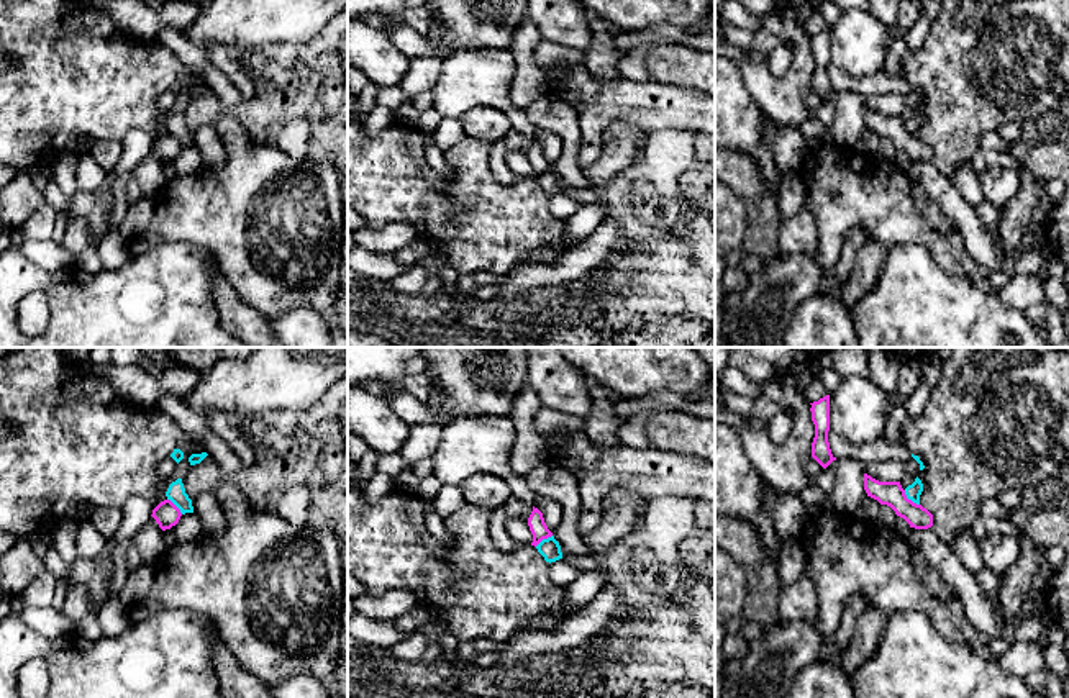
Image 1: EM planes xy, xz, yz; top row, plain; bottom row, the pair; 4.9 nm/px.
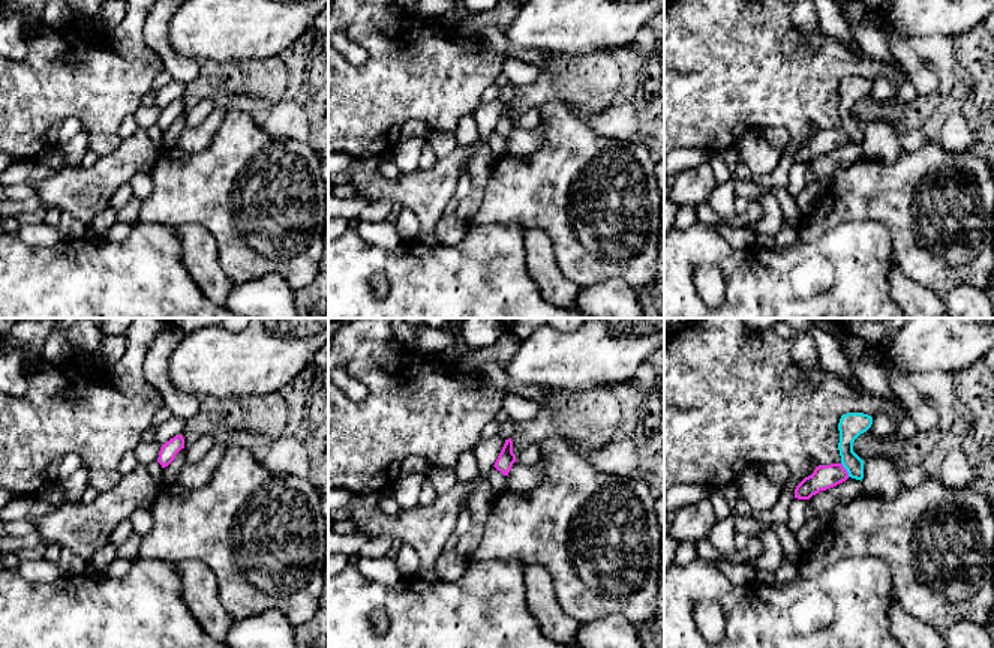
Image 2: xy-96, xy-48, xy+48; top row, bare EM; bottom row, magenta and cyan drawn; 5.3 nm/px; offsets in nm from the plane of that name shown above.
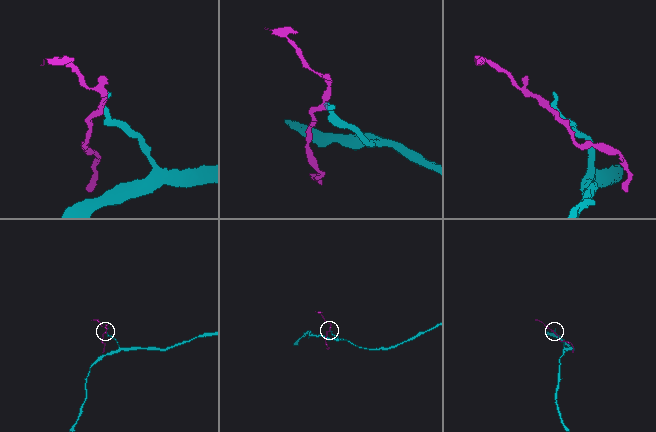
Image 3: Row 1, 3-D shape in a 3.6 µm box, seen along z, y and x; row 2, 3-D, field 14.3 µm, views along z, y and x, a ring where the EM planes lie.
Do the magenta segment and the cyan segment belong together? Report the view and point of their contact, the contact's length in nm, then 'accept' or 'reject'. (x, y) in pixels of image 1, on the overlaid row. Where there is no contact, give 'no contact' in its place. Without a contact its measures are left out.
contact yz (910, 500); length 110 nm; reject

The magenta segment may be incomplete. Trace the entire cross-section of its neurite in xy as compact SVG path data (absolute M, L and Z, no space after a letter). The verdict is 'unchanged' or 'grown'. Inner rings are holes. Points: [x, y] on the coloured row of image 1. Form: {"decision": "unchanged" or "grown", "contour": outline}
{"decision": "unchanged", "contour": "M164 500L152 510L151 516L156 519L159 528L166 531L179 523L182 513L171 500Z"}

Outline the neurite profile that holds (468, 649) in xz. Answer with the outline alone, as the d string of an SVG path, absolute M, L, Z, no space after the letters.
M461 639L457 646L457 654L464 660L472 660L472 662L485 662L489 660L479 652L477 641L475 639Z

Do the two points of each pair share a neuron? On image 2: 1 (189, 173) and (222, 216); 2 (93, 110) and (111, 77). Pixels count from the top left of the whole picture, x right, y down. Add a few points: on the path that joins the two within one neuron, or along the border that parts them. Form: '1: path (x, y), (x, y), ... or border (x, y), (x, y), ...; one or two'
1: path (200, 183), (218, 201), (218, 206); one
2: path (99, 102), (99, 89), (104, 84); one

